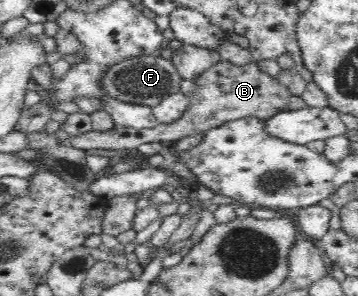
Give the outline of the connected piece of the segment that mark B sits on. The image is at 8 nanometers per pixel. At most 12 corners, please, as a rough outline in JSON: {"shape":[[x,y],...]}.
{"shape":[[220,60],[196,78],[176,123],[92,130],[68,144],[111,154],[171,146],[249,116],[271,118],[290,96],[257,63]]}

